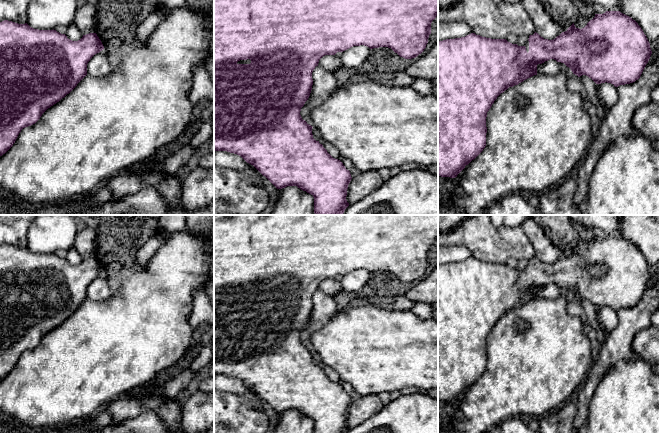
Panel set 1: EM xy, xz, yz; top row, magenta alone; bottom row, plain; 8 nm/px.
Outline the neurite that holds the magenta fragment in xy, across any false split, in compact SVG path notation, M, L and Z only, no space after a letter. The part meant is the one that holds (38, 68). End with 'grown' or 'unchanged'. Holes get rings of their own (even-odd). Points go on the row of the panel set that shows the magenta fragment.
M0 22L0 156L15 143L25 127L35 124L51 106L69 94L87 75L87 64L104 46L96 33L72 41L56 30L38 30L27 23Z; unchanged

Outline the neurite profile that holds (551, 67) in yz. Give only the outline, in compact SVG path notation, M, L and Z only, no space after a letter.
M550 59L542 64L537 65L537 75L555 75L561 70L561 66L554 59Z

